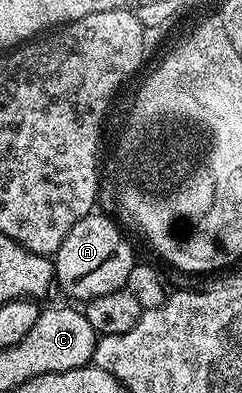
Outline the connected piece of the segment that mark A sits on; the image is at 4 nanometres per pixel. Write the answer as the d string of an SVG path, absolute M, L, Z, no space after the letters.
M100 211L87 213L74 227L70 227L70 235L62 239L62 247L54 254L54 281L68 297L73 297L76 303L90 299L98 299L98 295L110 295L110 291L118 291L127 286L130 271L138 264L138 257L132 254L132 245L124 238L124 233L108 217L103 217Z

